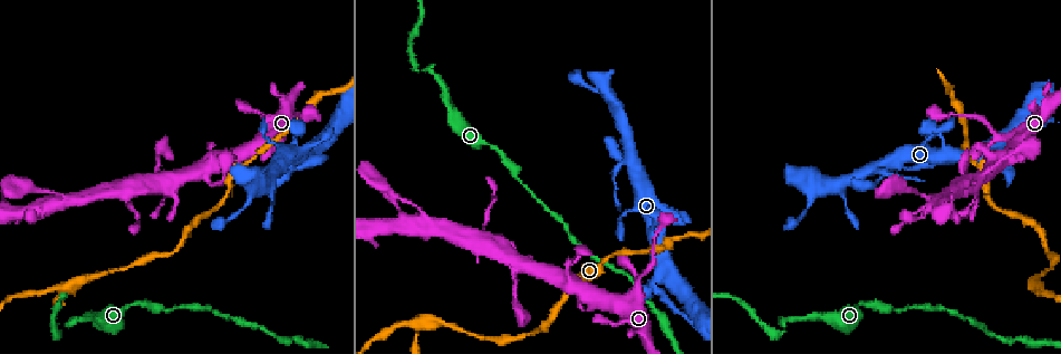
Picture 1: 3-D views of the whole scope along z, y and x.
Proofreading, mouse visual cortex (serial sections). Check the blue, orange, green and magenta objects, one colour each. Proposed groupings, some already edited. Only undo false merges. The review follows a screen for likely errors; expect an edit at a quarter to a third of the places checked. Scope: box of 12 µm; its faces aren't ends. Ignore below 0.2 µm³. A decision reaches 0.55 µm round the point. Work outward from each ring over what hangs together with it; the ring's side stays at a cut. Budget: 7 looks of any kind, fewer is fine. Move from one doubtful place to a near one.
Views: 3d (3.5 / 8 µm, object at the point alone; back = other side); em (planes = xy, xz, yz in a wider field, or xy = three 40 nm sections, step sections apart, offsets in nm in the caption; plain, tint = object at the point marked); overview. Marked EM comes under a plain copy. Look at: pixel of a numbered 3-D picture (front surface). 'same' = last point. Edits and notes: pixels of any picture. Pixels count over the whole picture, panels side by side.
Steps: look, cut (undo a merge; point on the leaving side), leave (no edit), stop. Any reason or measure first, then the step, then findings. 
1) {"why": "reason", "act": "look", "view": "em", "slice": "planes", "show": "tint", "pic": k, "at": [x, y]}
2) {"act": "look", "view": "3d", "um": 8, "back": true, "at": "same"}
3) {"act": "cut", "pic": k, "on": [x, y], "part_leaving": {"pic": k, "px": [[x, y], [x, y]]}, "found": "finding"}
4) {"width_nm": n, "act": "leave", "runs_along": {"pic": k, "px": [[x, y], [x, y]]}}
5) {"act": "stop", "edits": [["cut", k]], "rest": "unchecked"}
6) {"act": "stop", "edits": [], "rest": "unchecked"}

{"why": "sharp bend", "act": "look", "view": "3d", "um": 3.5, "back": true, "pic": 1, "at": [656, 285]}

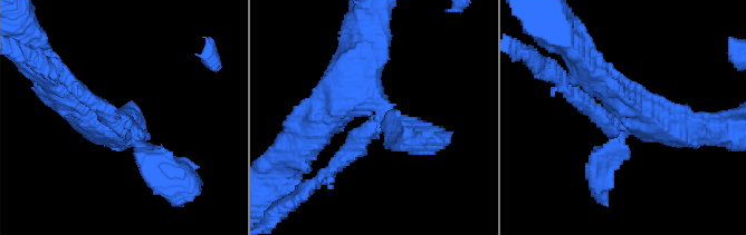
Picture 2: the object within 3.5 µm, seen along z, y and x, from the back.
{"why": "now the EM", "act": "look", "view": "em", "slice": "xy", "step": 5, "show": "tint", "pic": 2, "at": [379, 117]}

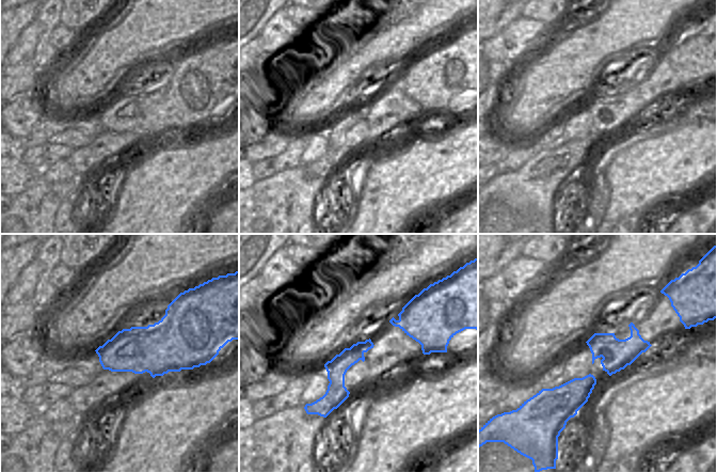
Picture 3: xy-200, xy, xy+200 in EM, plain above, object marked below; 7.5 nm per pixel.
{"act": "cut", "pic": 2, "on": [596, 108], "found": "a second cell is stuck on"}

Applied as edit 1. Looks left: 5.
{"why": "sharp bend", "act": "look", "view": "3d", "um": 3.5, "pic": 1, "at": [422, 69]}

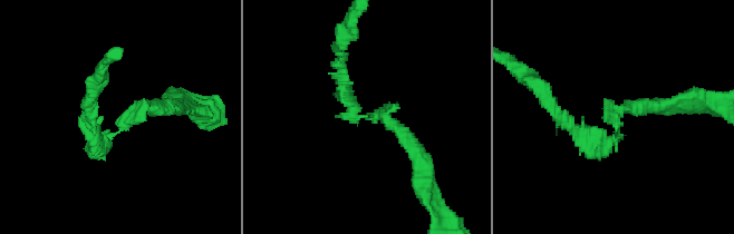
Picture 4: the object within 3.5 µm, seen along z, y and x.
{"why": "need the tissue", "act": "look", "view": "em", "slice": "xy", "step": 1, "show": "tint", "pic": 4, "at": [112, 137]}

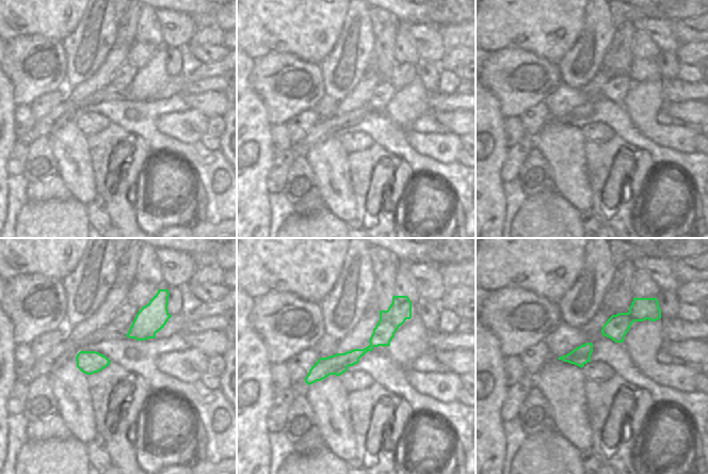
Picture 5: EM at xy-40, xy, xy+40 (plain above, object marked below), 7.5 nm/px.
{"arm_widths_nm": [200, 200], "act": "leave", "runs_along": {"pic": 5, "px": [[403, 305], [367, 349], [308, 380]]}, "found": "continuous, no second cell"}

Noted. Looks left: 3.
{"act": "look", "view": "em", "slice": "xy", "step": 5, "show": "tint", "pic": 1, "at": [63, 288]}

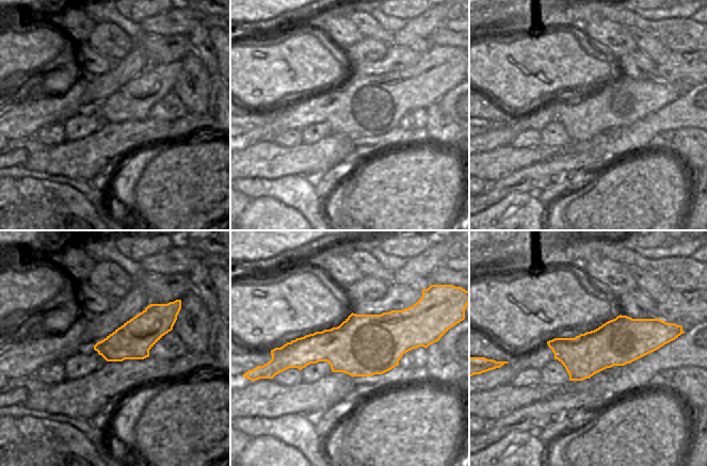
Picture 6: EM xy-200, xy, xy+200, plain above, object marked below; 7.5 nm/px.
{"why": "wider look", "act": "look", "view": "3d", "um": 3.5, "at": "same"}

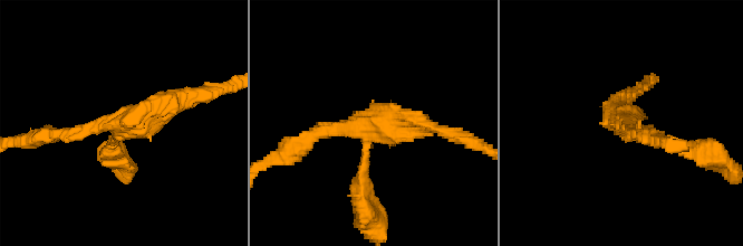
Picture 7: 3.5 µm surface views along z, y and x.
{"arm_widths_nm": [150, 200, 200], "act": "leave", "runs_along": {"pic": 7, "px": [[191, 93], [133, 123], [58, 134]]}, "found": "continuous, no second cell"}

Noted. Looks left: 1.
{"act": "stop", "edits": [["cut", 2]], "rest": "unchecked"}

